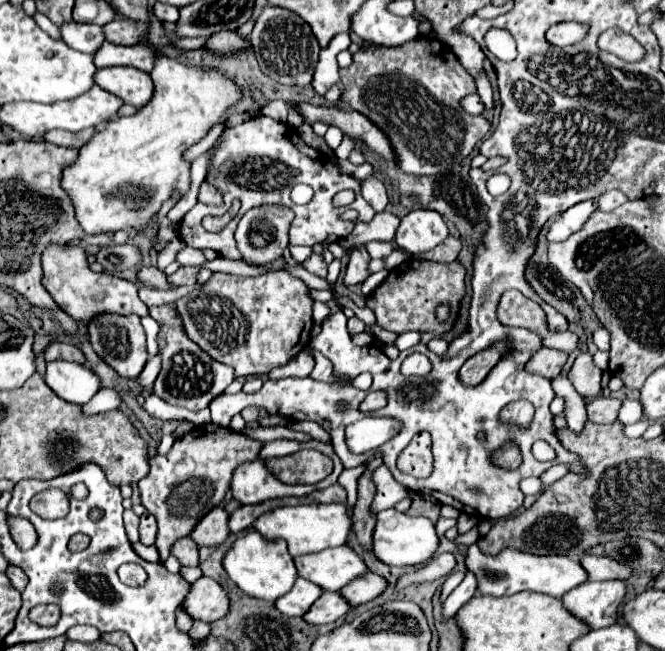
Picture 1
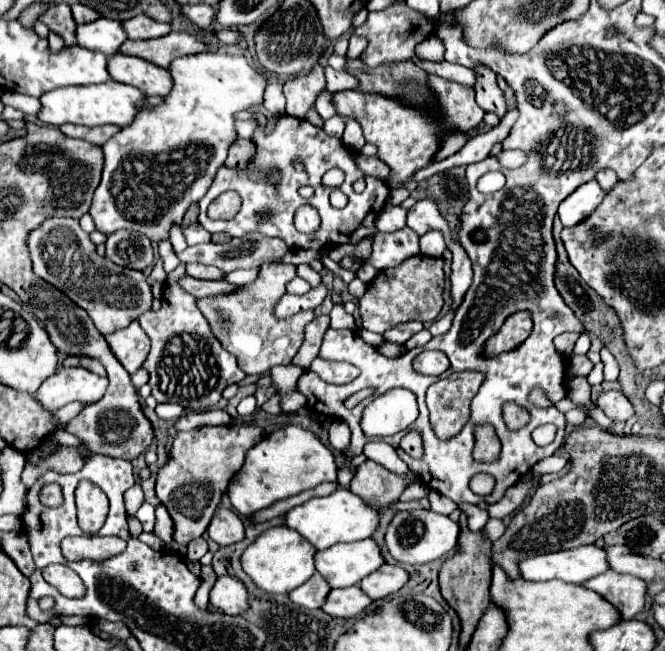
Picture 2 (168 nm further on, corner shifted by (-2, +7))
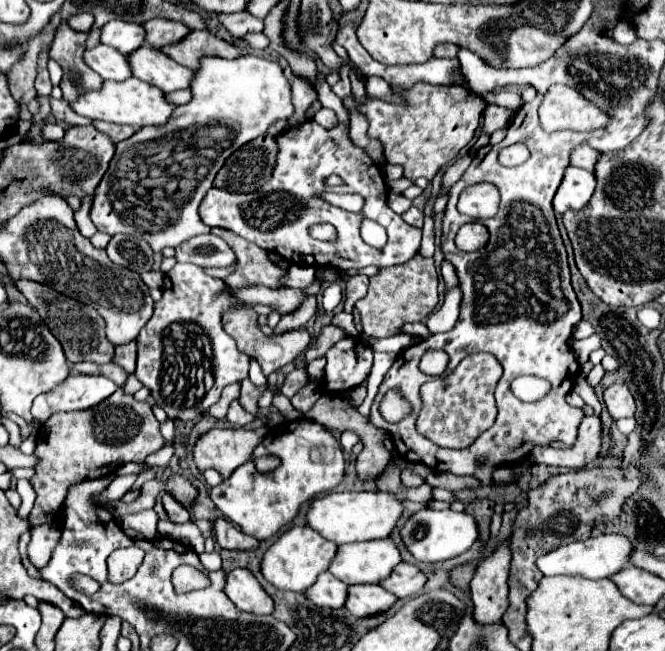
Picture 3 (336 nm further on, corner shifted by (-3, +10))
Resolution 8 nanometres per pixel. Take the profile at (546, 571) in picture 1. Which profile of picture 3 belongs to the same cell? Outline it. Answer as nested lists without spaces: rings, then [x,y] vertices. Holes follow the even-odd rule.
[[[603,534],[603,536],[591,538],[591,540],[559,546],[557,550],[541,556],[537,560],[537,568],[543,572],[543,576],[563,574],[563,576],[583,576],[589,580],[599,580],[599,578],[607,578],[607,576],[619,572],[621,568],[625,568],[629,562],[631,550],[633,550],[633,546],[629,544],[629,540],[625,540],[625,536]]]

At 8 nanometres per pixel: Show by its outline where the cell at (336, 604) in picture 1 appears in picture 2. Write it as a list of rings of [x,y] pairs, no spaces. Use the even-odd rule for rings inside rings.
[[[356,585],[346,589],[332,589],[322,609],[328,615],[346,619],[346,617],[360,617],[370,605],[372,605],[372,599]]]

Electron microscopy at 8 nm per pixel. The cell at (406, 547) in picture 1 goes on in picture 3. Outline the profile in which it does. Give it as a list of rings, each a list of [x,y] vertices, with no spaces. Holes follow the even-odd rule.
[[[423,508],[409,516],[399,530],[405,548],[413,554],[419,562],[441,562],[463,554],[475,540],[477,540],[477,524],[465,512],[453,510],[431,510]]]

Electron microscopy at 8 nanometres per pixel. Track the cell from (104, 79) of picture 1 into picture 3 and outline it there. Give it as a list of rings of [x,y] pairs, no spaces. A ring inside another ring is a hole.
[[[147,44],[127,54],[127,64],[135,78],[149,82],[163,92],[189,88],[193,76],[191,70],[181,68],[177,62],[169,60],[169,56],[163,56],[163,52]]]

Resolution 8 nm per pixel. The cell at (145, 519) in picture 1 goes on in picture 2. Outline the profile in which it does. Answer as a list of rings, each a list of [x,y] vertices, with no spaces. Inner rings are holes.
[[[158,505],[158,507],[156,507],[156,529],[154,529],[154,533],[156,533],[166,545],[172,543],[172,517],[168,515],[168,511],[166,511],[164,505]]]

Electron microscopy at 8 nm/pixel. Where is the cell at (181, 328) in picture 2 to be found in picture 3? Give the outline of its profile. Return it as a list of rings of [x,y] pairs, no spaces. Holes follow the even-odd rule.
[[[175,264],[167,274],[163,282],[163,298],[155,304],[155,312],[151,320],[141,328],[137,336],[137,370],[135,376],[151,390],[151,398],[155,404],[159,404],[167,416],[179,418],[179,420],[195,420],[221,398],[221,390],[233,382],[243,382],[247,378],[249,370],[249,358],[237,350],[235,344],[229,344],[229,334],[225,334],[221,326],[221,312],[227,308],[249,308],[255,310],[258,315],[269,315],[269,326],[277,326],[281,314],[271,314],[273,308],[263,305],[251,306],[239,304],[239,300],[233,300],[233,296],[227,292],[225,282],[219,278],[207,276],[199,266],[195,264]]]

